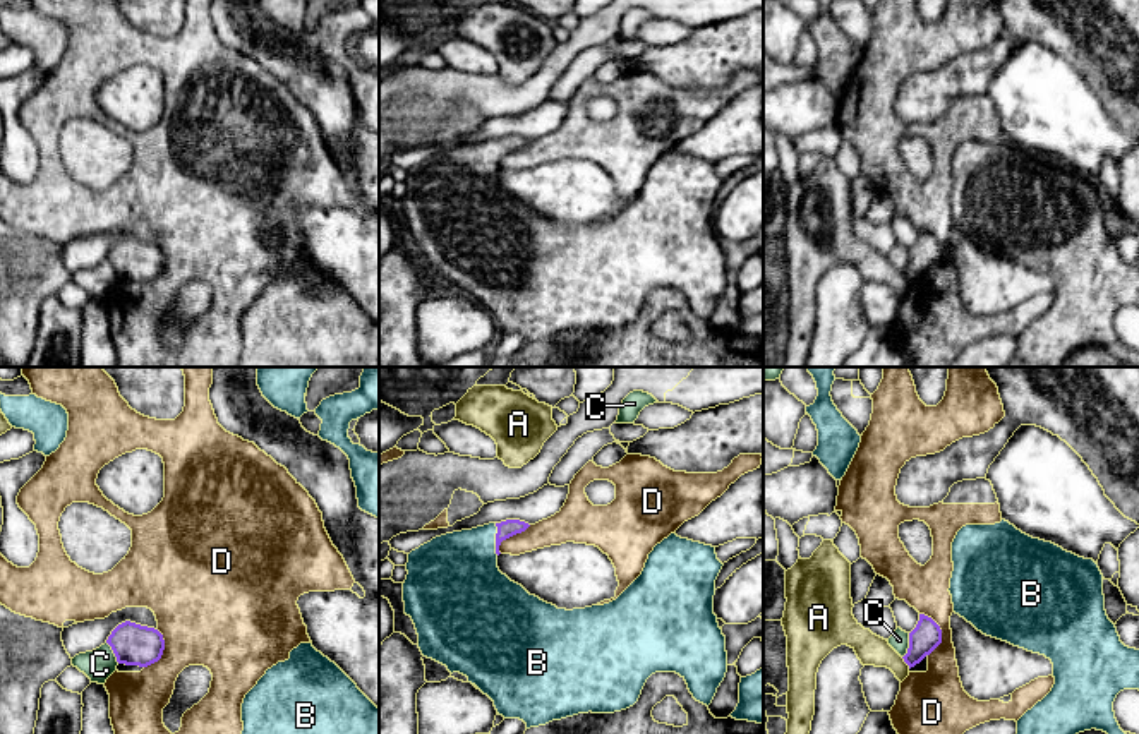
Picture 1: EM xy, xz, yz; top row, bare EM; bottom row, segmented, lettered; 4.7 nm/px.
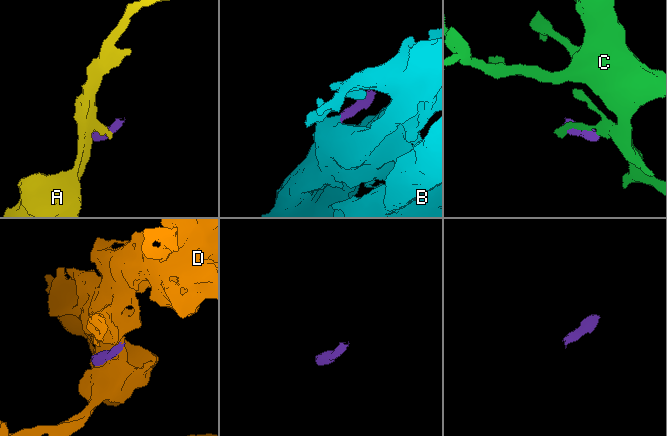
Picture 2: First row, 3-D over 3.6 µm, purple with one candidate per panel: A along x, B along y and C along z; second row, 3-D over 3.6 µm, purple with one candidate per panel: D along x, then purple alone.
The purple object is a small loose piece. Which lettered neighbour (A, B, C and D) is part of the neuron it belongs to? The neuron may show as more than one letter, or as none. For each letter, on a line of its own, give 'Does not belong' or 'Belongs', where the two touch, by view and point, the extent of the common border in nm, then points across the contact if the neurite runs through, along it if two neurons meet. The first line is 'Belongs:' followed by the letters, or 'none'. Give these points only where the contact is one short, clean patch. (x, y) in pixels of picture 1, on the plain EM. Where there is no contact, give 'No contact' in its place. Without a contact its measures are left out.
Belongs: B
A: Does not belong. Touches purple at yz (904, 276). Shared border 70 nm. Boundary: yz (901, 273), (909, 283)
B: Belongs. Touches purple at xz (496, 155). Shared border 150 nm. Path across: xz (506, 144), (496, 155), (457, 191)
C: Does not belong. Touches purple at yz (909, 261). Shared border 120 nm
D: Does not belong. Touches purple at yz (940, 247). Shared border 220 nm

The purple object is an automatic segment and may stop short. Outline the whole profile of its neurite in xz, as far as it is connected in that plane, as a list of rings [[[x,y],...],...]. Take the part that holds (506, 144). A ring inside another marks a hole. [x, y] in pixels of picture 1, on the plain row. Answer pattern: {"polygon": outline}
{"polygon": [[[520,135],[489,139],[432,154],[408,170],[403,199],[405,230],[412,233],[419,264],[468,293],[487,310],[504,334],[520,334],[527,345],[578,329],[614,329],[633,322],[647,295],[655,288],[676,288],[693,314],[710,321],[727,288],[726,252],[714,230],[715,196],[722,185],[715,163],[671,149],[648,170],[642,190],[612,218],[585,225],[557,225],[530,211],[497,184],[503,156],[530,141]]]}

